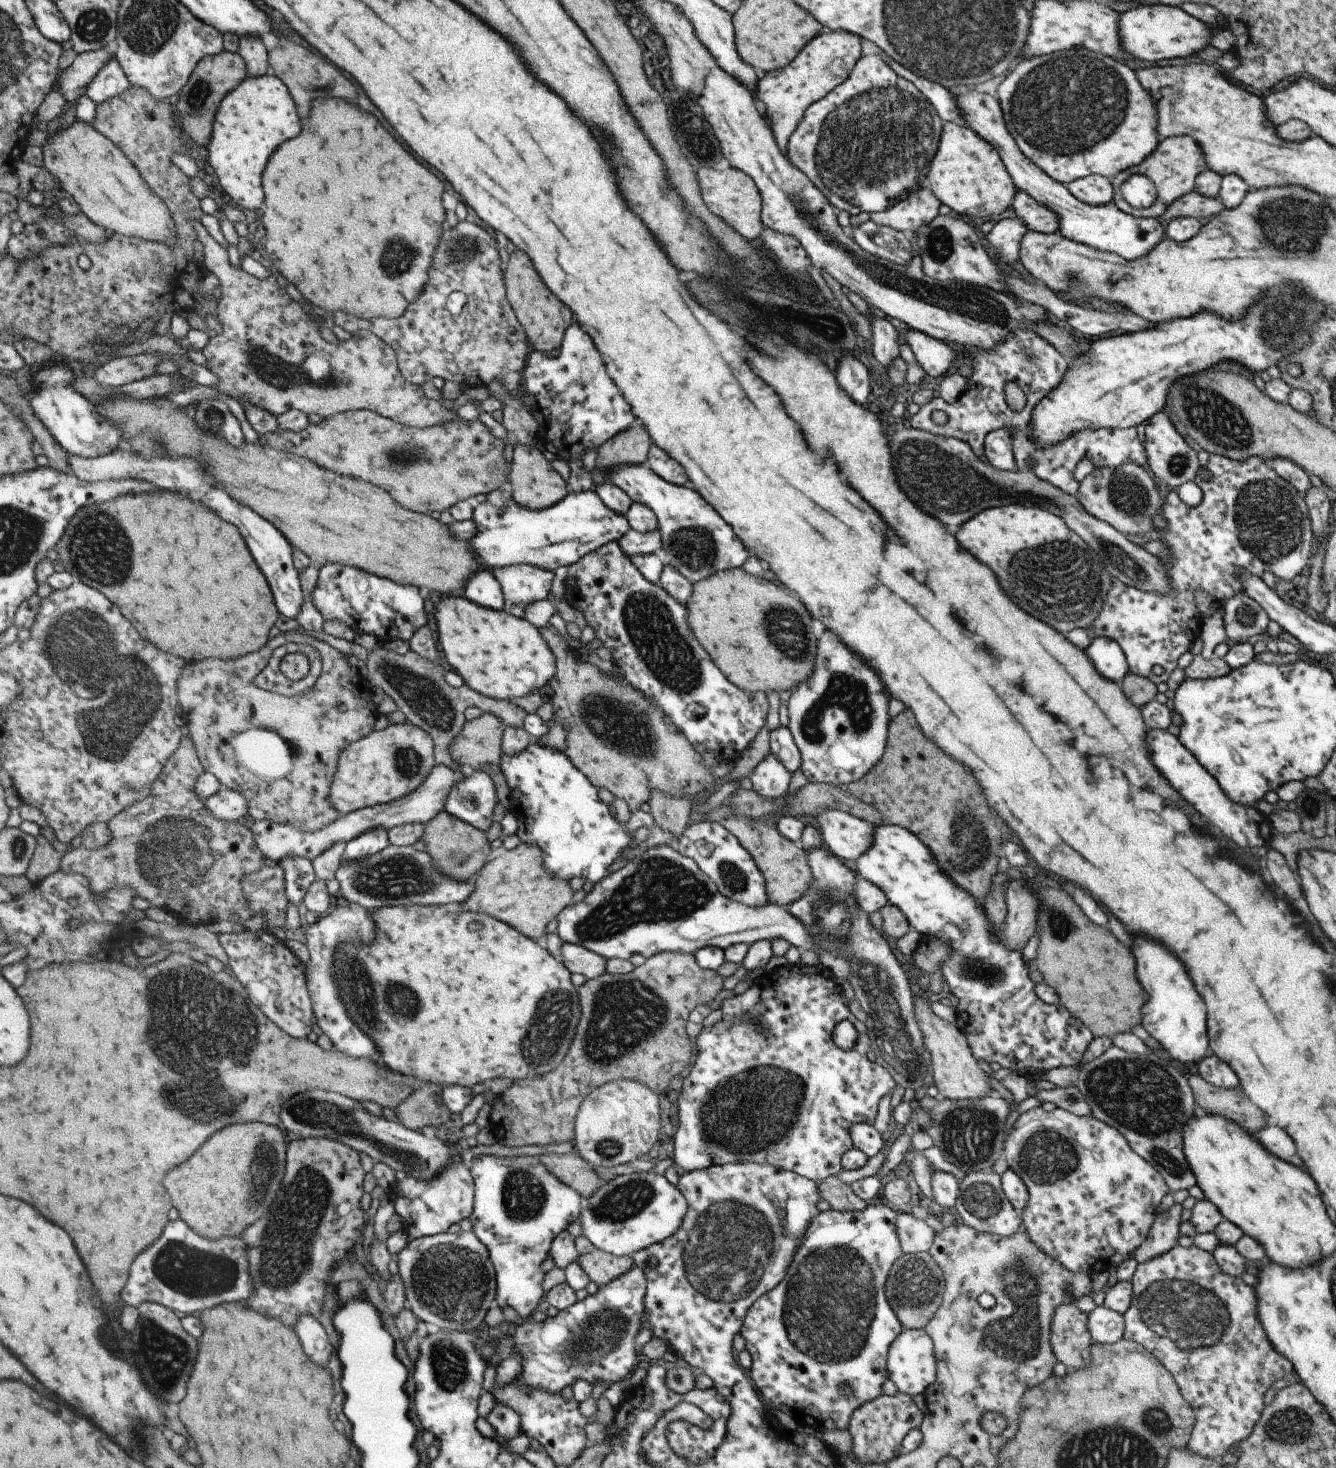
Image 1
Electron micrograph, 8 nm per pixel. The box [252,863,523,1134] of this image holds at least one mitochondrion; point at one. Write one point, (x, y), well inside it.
(370, 1002)

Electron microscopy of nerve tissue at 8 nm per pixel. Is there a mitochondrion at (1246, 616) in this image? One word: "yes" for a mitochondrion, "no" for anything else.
yes

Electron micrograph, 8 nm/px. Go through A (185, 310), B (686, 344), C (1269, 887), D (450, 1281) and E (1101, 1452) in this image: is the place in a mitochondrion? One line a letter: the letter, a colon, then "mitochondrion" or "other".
A: other
B: other
C: other
D: mitochondrion
E: mitochondrion

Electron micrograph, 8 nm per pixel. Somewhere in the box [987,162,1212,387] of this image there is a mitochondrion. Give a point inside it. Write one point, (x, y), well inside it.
(1073, 279)

